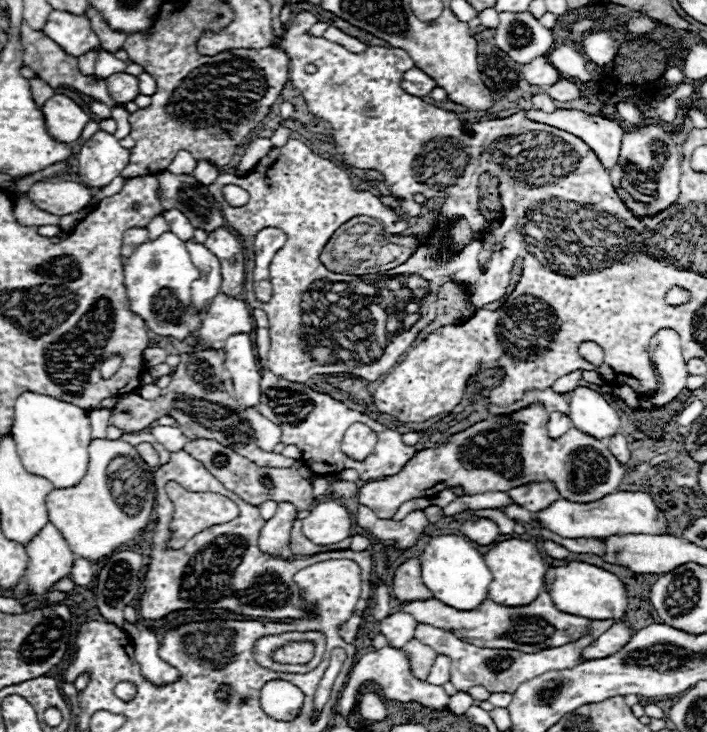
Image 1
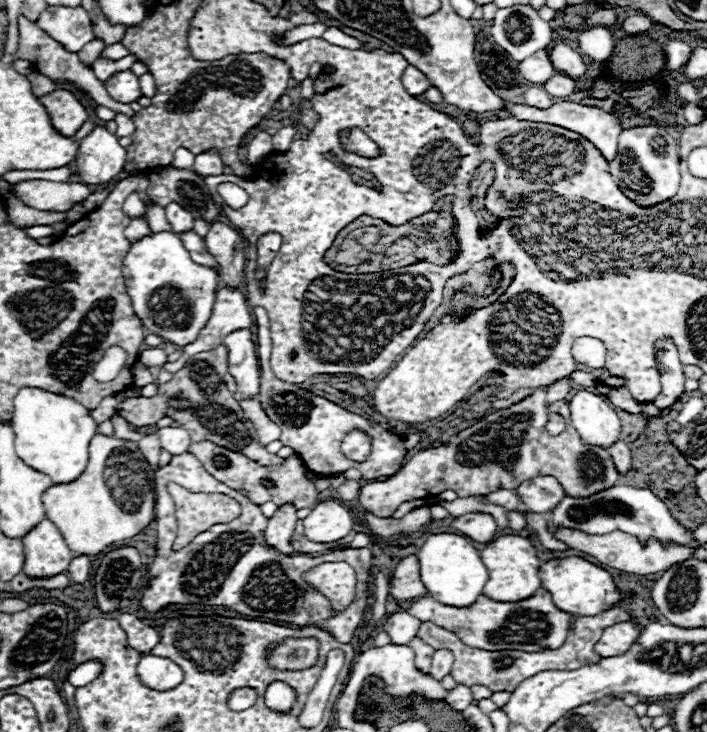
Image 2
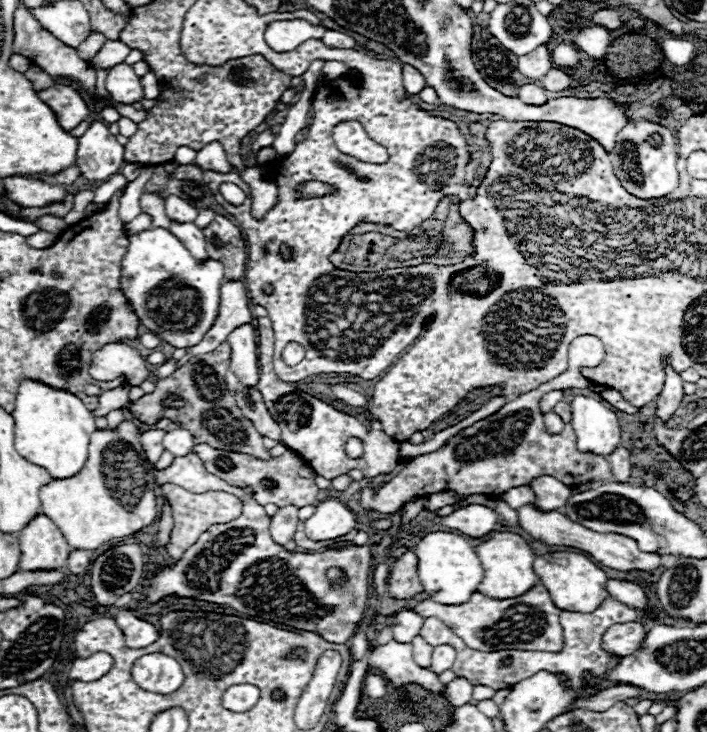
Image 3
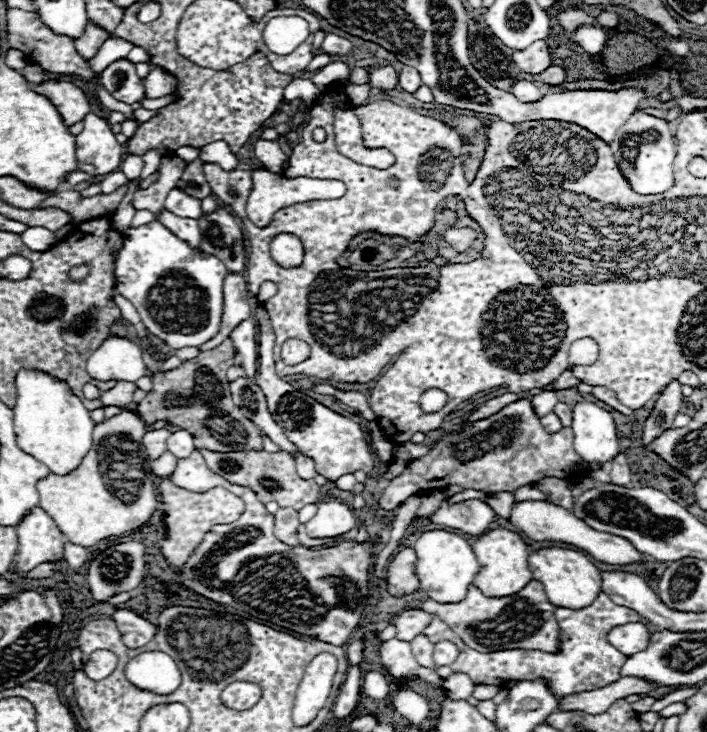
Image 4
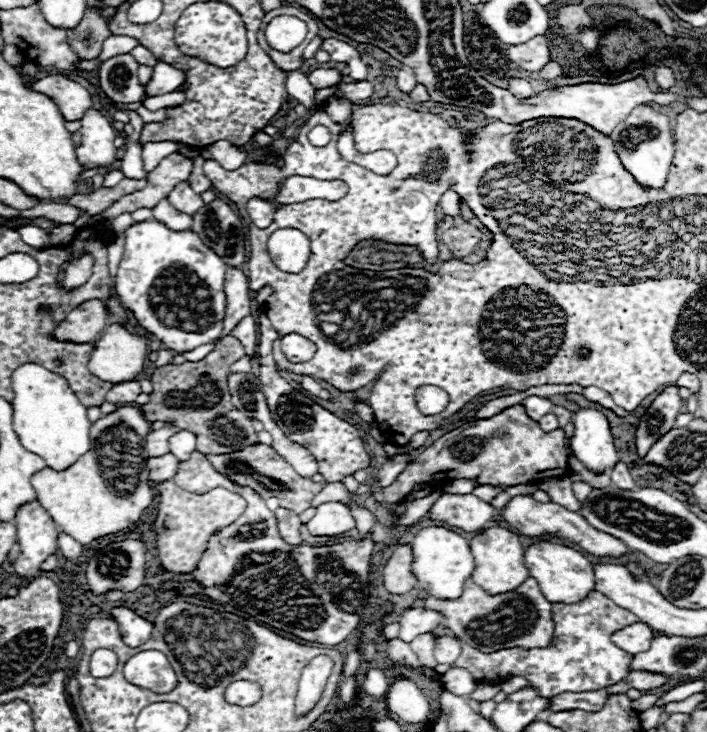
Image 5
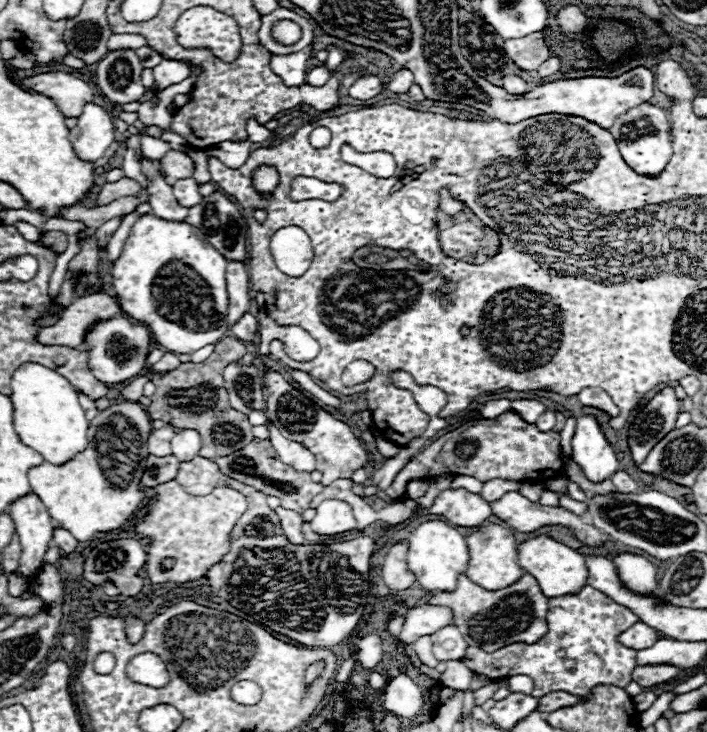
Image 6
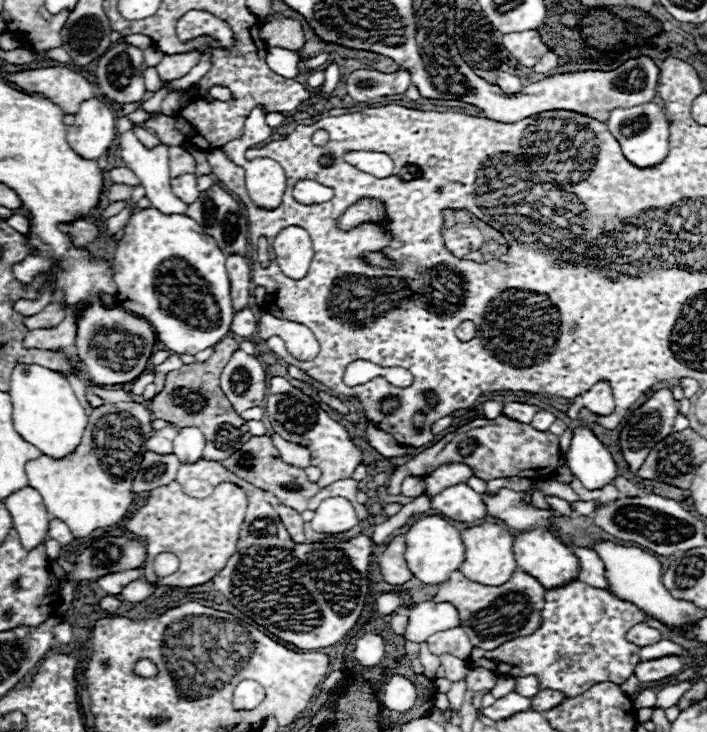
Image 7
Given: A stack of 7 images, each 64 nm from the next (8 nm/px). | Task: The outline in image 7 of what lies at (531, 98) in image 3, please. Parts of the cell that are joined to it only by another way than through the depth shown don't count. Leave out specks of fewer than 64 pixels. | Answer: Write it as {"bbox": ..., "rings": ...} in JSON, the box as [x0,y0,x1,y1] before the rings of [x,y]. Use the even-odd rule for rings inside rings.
{"bbox":[496,72,522,94],"rings":[[[508,72],[498,74],[496,86],[500,86],[500,88],[502,88],[504,92],[508,92],[508,94],[516,94],[516,92],[522,90],[522,82],[520,82],[520,78],[514,76],[514,74],[508,74]]]}

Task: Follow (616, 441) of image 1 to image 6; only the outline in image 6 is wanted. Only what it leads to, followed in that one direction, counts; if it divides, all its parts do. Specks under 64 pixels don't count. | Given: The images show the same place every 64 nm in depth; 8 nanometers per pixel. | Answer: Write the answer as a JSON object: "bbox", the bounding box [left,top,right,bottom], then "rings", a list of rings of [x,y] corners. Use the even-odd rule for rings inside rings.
{"bbox":[610,470,638,492],"rings":[[[624,470],[614,472],[614,474],[610,476],[610,480],[614,482],[614,486],[616,486],[618,492],[636,492],[636,490],[638,490],[636,482],[634,482],[634,480],[630,478],[630,474],[624,472]]]}

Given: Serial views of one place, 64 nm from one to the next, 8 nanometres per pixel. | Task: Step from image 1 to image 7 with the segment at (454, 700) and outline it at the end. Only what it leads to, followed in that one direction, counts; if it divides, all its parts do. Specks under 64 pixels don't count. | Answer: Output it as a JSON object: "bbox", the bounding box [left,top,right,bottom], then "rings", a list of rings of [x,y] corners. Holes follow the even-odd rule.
{"bbox":[442,656,468,682],"rings":[[[442,656],[442,666],[446,670],[446,680],[450,682],[458,682],[464,680],[468,676],[468,664],[464,660],[458,660],[456,656]]]}

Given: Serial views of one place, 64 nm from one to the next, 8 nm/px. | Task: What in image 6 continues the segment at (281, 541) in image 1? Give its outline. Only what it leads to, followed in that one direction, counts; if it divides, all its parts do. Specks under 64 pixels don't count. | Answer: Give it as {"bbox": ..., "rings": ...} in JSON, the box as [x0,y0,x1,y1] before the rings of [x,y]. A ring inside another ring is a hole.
{"bbox":[276,508,304,544],"rings":[[[276,508],[276,514],[280,518],[280,526],[284,530],[284,536],[288,538],[288,542],[292,544],[304,544],[304,536],[302,536],[302,524],[304,520],[300,518],[300,514],[286,510],[286,508]]]}

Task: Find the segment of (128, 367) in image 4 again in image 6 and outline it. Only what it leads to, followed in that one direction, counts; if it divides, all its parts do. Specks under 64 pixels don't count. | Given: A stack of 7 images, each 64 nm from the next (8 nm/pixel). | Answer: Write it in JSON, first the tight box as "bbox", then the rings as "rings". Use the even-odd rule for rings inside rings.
{"bbox":[84,318,152,384],"rings":[[[112,318],[108,322],[98,324],[92,332],[88,332],[84,348],[88,350],[88,366],[90,372],[104,384],[118,384],[128,378],[134,378],[146,364],[146,356],[150,352],[150,340],[152,332],[142,326],[132,322],[130,318]]]}

